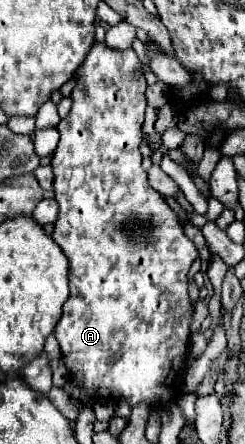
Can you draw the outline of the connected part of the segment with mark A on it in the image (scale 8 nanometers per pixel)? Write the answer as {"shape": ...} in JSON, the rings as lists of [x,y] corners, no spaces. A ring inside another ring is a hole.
{"shape":[[[94,42],[94,50],[90,50],[82,70],[76,74],[78,82],[70,96],[72,110],[58,124],[60,144],[54,152],[52,168],[60,214],[52,238],[70,262],[70,296],[64,302],[54,336],[72,384],[88,390],[98,400],[126,400],[130,408],[142,402],[162,408],[182,392],[190,324],[196,308],[196,302],[188,296],[186,276],[198,258],[198,250],[184,234],[166,198],[148,184],[148,174],[142,168],[138,148],[142,142],[147,82],[138,66],[134,50],[112,50],[104,42]],[[114,356],[118,358],[110,364]]]}

